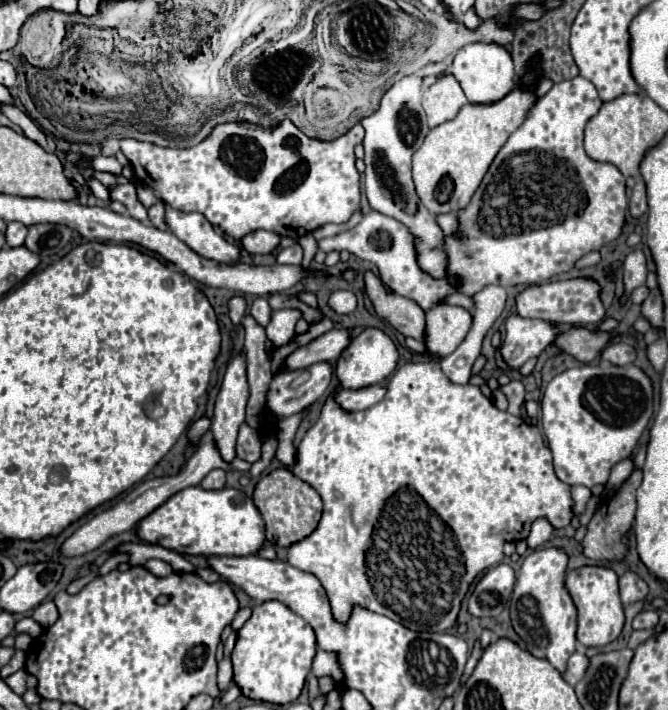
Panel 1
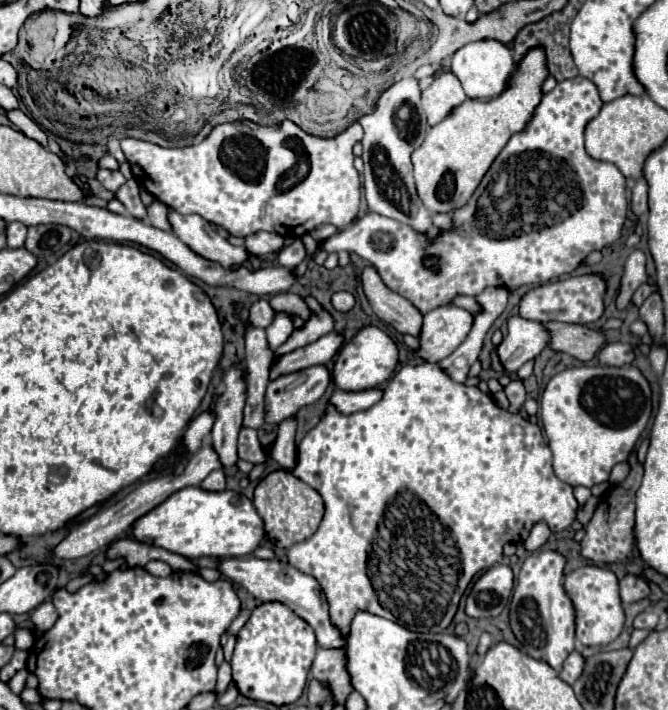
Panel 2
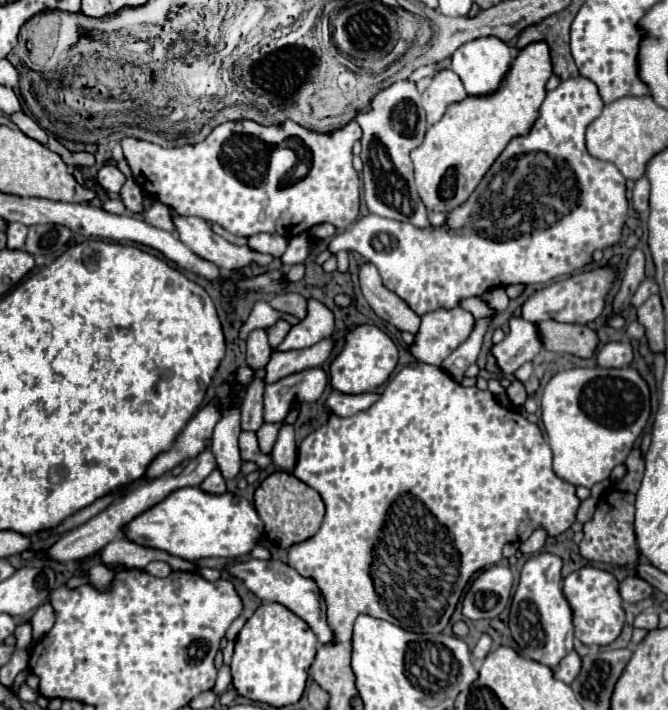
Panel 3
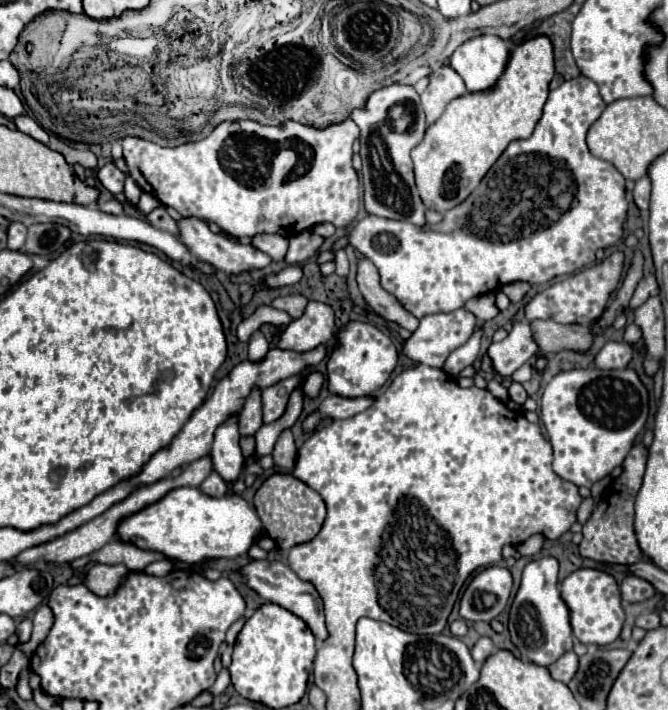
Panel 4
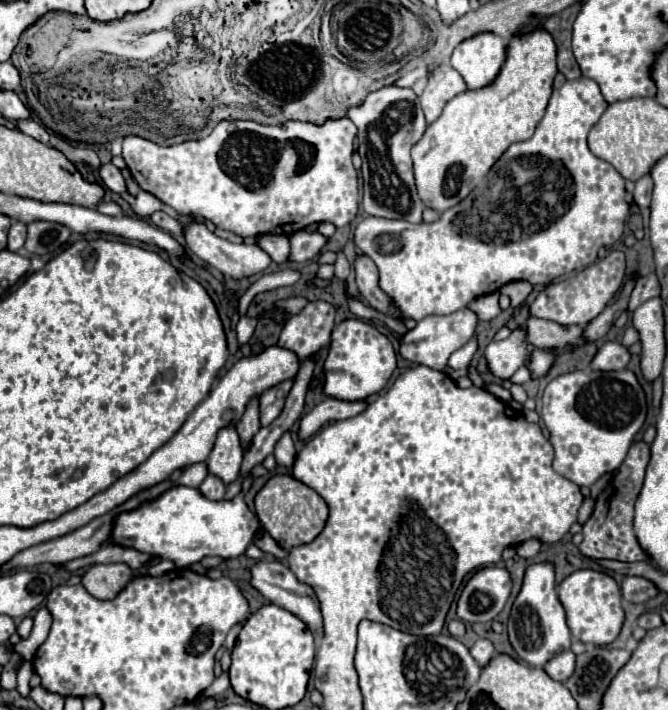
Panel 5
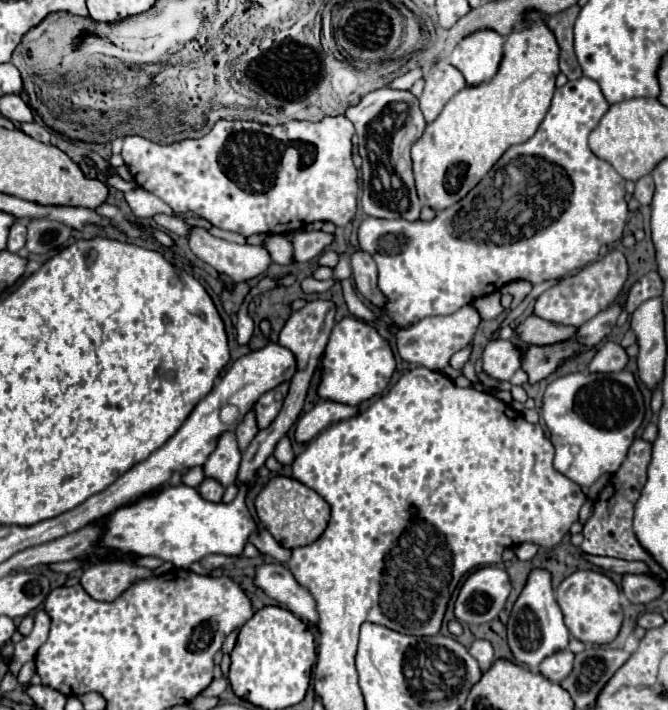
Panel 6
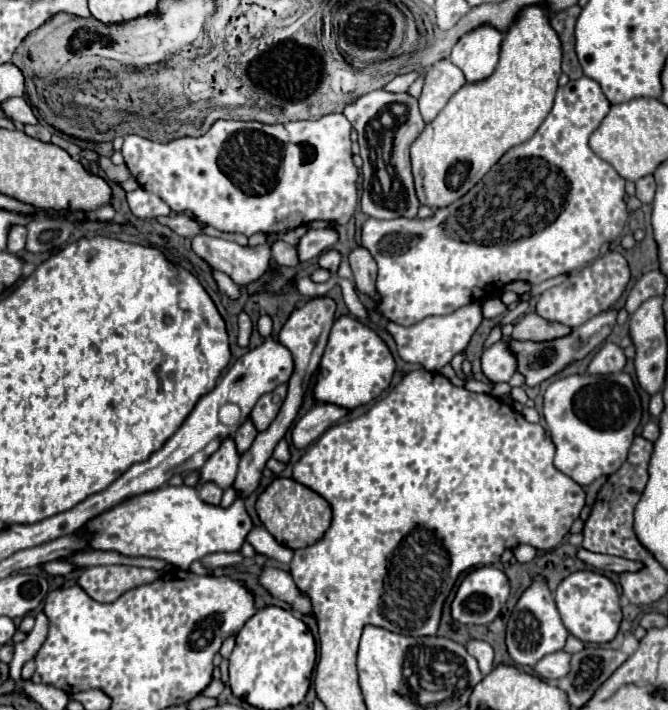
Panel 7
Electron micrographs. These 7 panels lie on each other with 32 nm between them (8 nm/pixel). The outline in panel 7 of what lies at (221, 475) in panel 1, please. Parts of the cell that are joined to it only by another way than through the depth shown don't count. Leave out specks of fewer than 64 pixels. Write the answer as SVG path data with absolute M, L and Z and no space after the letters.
M204 484L204 488L200 488L198 496L200 496L202 502L218 506L220 504L220 498L222 498L222 490L216 488L216 484Z

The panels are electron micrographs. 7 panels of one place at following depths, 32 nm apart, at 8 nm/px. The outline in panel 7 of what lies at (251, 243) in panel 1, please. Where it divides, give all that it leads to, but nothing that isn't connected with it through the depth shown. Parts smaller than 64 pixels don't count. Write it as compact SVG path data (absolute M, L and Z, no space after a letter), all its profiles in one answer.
M276 242L276 244L272 246L272 258L274 258L280 266L288 266L288 268L294 268L294 266L300 264L296 246L290 246L290 244L286 244L286 242Z

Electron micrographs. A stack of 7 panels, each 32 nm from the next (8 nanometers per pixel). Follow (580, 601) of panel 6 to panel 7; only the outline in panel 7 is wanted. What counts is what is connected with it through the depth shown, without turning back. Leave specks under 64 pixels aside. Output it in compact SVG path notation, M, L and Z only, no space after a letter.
M590 570L574 572L558 584L554 592L554 600L560 610L564 626L578 640L592 642L592 644L606 644L616 636L620 620L622 620L622 610L618 604L620 596L616 592L616 586L606 576L590 572Z

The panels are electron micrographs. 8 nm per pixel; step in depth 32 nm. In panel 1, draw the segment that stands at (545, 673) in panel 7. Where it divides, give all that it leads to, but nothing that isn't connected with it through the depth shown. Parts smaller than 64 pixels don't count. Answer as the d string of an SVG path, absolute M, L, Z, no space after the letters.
M574 652L574 654L568 658L566 672L562 674L562 678L564 678L568 684L574 686L574 684L584 676L586 668L588 668L588 658L586 658L584 654L580 654L580 652Z

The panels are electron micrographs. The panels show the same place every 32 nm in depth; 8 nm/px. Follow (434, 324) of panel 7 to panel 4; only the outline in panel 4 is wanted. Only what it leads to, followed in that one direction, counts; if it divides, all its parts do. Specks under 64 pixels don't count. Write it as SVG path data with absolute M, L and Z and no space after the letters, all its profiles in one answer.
M458 308L456 312L450 314L432 314L424 316L420 320L420 326L410 334L410 338L402 346L402 354L414 362L432 366L432 368L442 368L450 352L454 352L458 346L462 346L472 332L476 330L476 316L464 308Z

